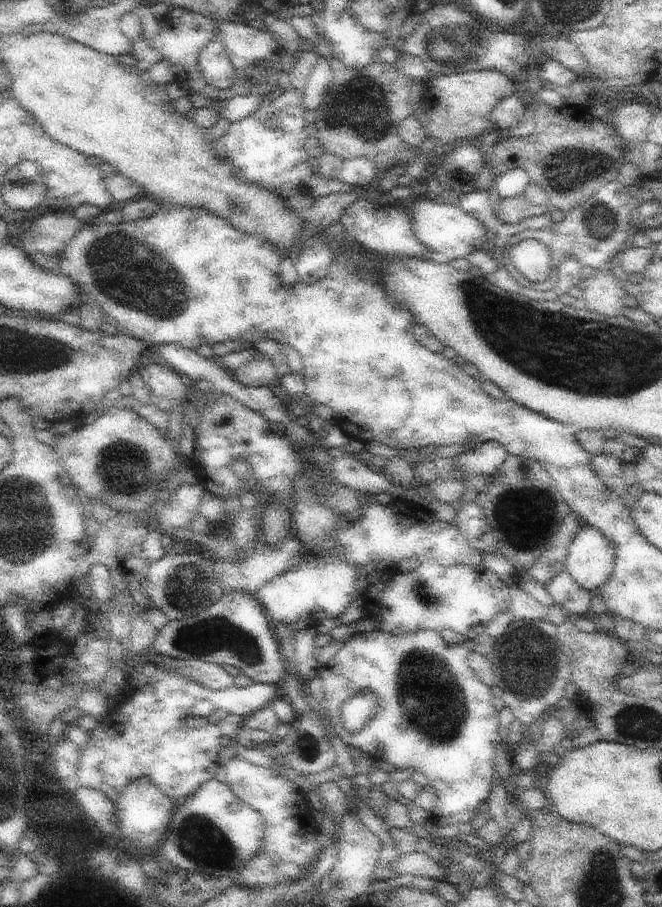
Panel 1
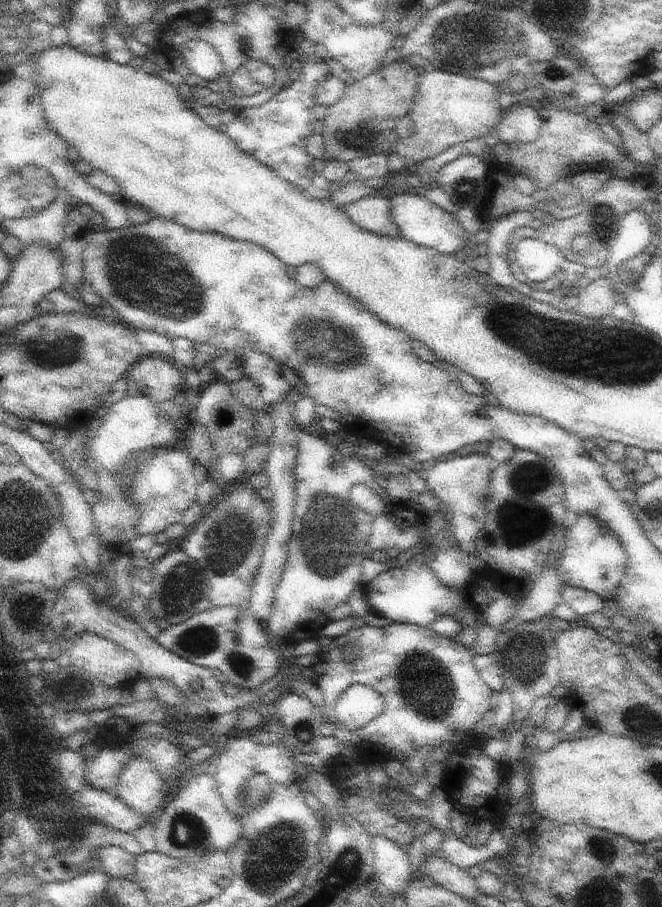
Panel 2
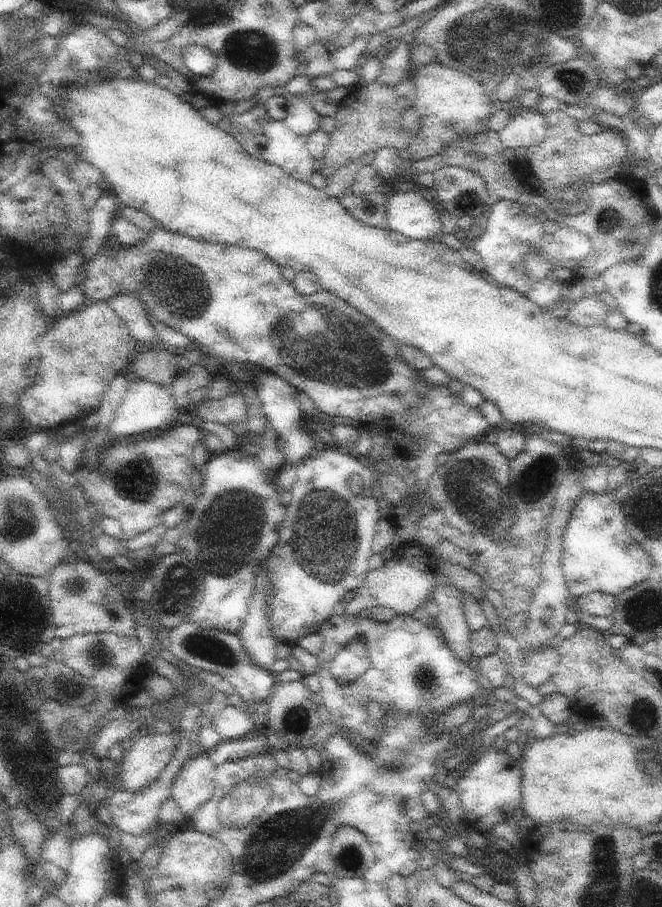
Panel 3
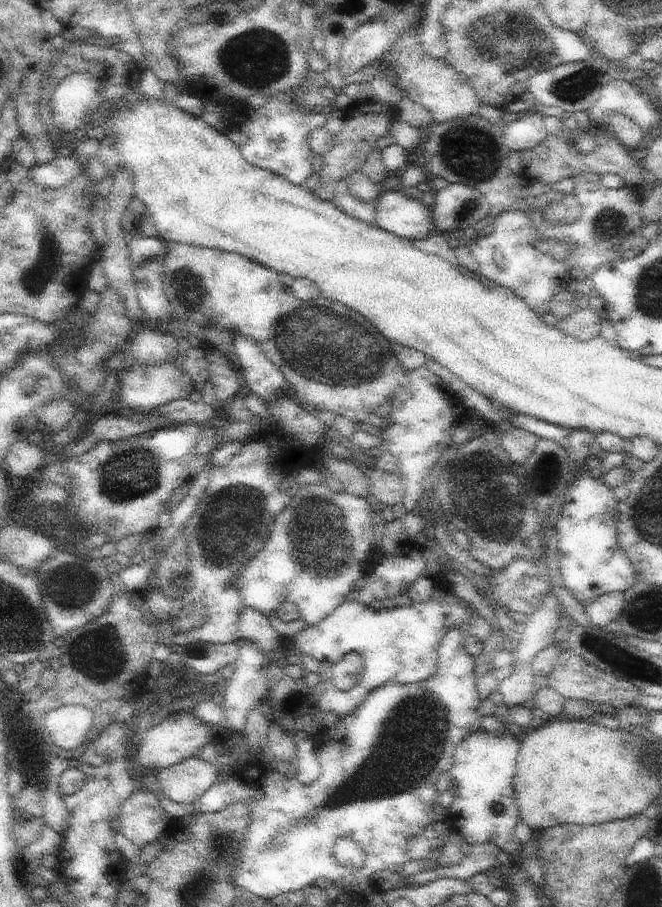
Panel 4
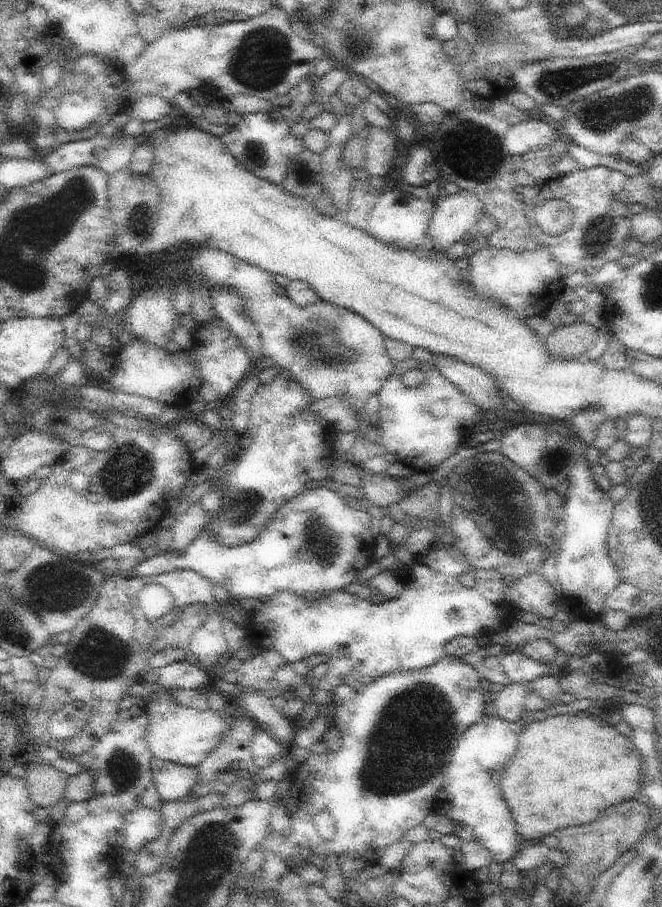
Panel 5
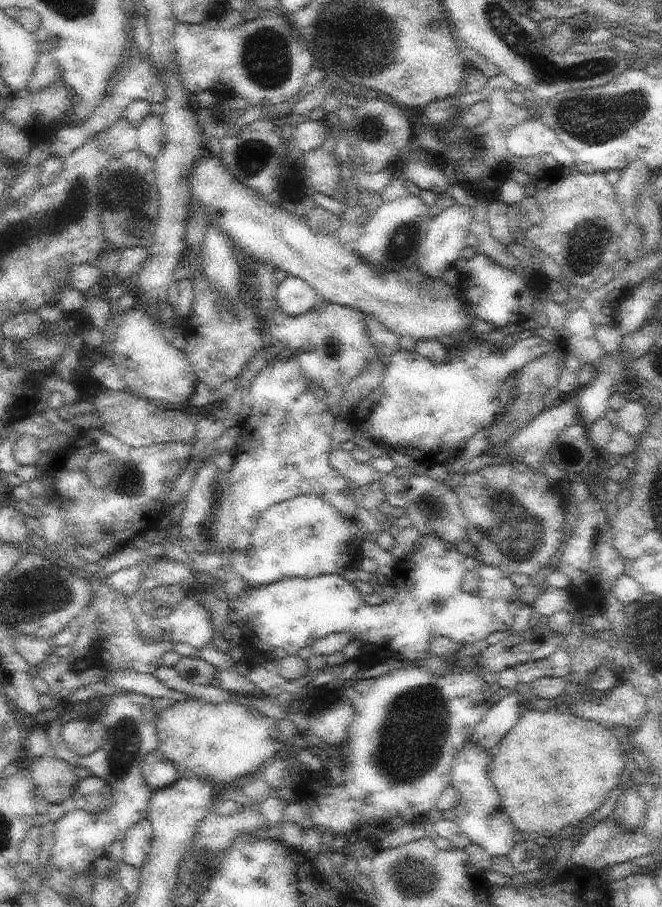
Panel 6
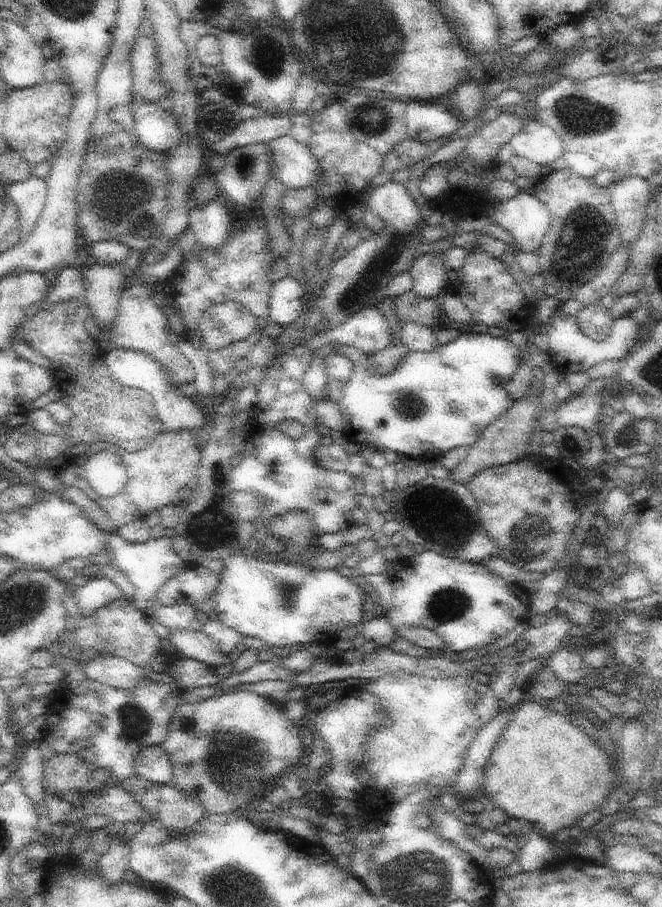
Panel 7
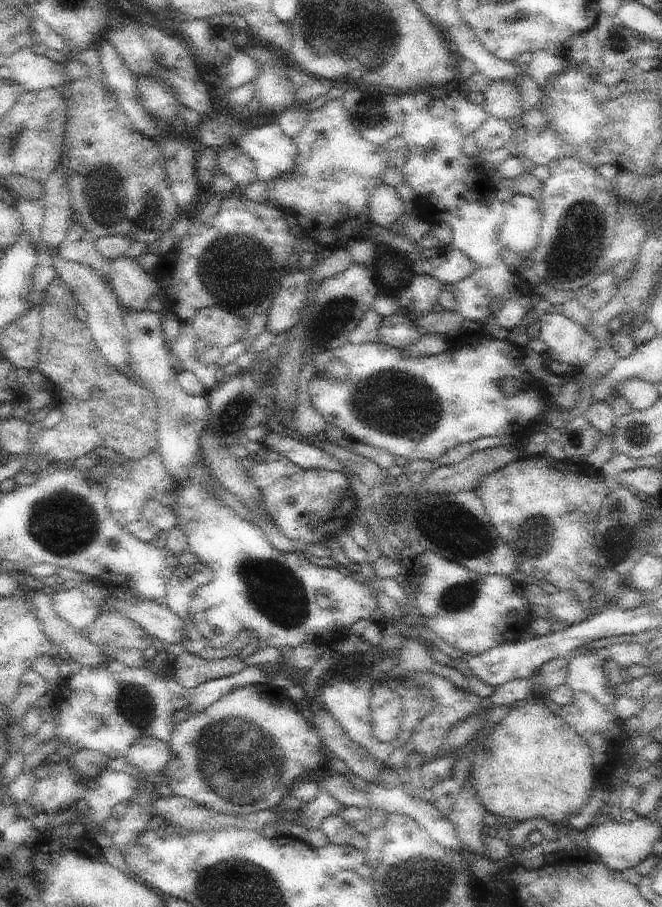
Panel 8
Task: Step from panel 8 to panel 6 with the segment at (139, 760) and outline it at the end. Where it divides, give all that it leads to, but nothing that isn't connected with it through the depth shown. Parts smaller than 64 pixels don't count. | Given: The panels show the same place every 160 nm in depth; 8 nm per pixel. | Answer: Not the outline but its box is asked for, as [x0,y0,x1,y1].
[141,748,182,792]

